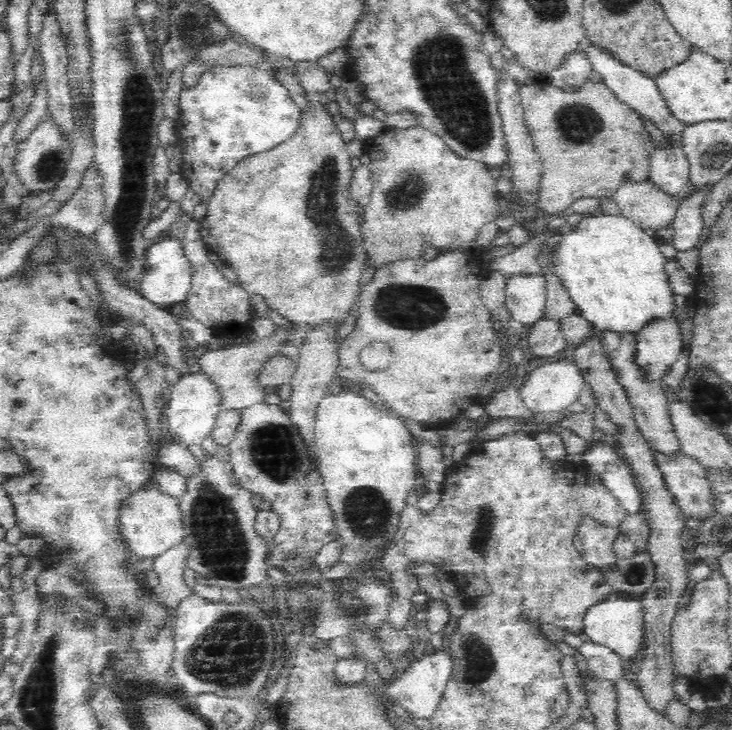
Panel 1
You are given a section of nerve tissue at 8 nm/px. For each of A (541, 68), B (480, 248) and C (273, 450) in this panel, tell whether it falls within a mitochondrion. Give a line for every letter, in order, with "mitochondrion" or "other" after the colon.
A: other
B: other
C: mitochondrion

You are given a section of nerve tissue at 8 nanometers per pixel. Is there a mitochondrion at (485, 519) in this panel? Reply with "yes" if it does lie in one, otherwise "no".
yes

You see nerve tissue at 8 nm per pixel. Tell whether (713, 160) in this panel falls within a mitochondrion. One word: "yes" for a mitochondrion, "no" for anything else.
yes

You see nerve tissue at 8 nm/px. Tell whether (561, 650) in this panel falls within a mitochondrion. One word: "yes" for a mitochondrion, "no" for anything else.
no

